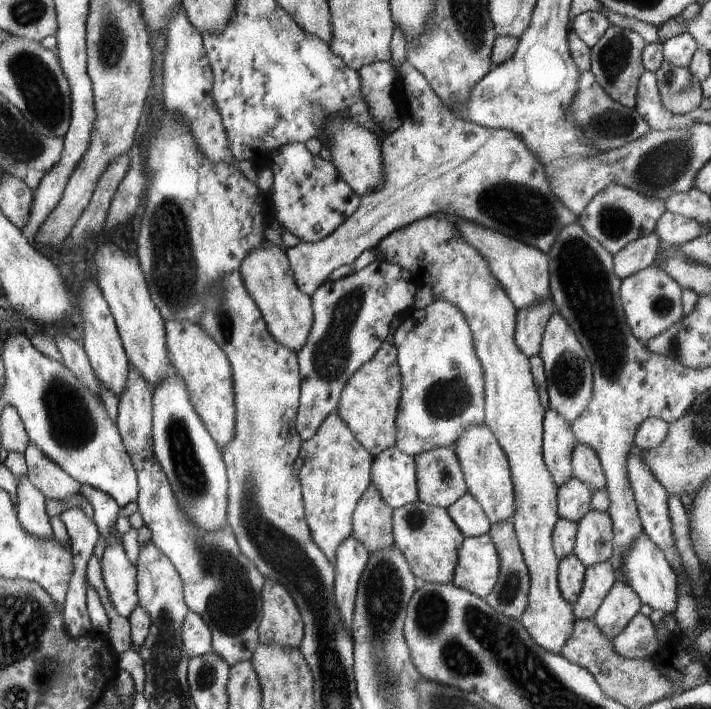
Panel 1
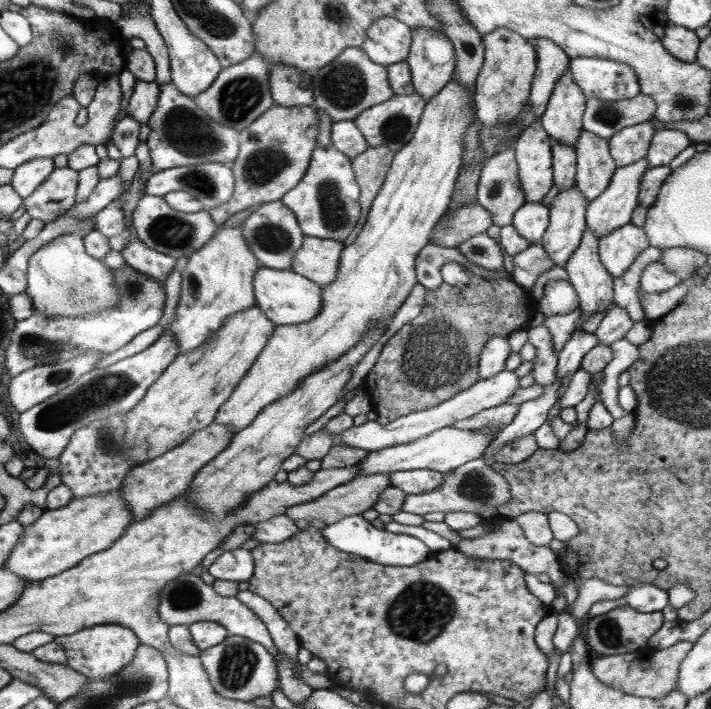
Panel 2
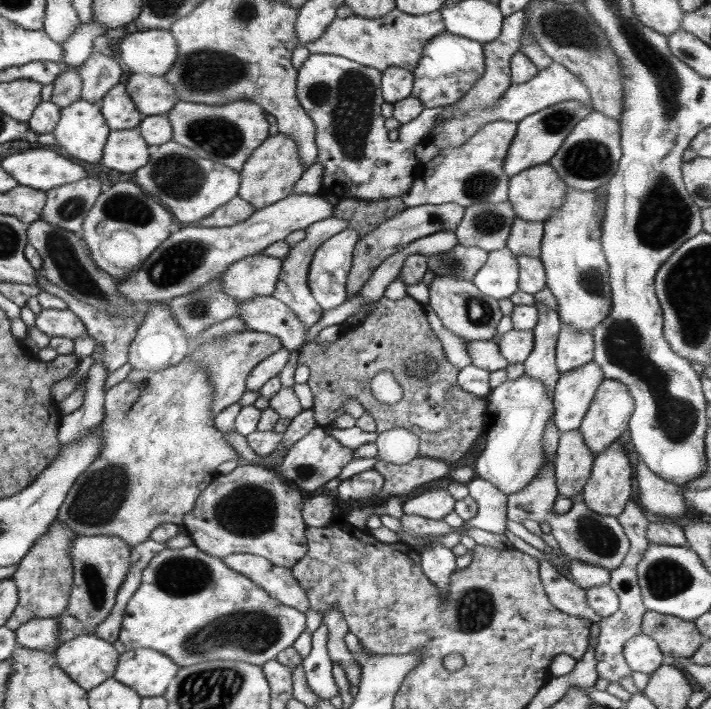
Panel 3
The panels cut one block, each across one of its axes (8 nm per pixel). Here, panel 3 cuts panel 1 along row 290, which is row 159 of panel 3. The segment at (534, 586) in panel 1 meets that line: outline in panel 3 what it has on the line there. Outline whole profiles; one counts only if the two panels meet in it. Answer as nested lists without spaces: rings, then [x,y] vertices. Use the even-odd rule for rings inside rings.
[[[495,120],[481,126],[481,129],[477,130],[477,133],[473,134],[472,138],[469,138],[464,144],[443,148],[439,155],[428,163],[419,164],[418,173],[415,175],[412,186],[400,199],[406,207],[455,203],[466,208],[478,203],[496,204],[504,202],[504,200],[508,201],[509,176],[505,173],[503,164],[516,133],[517,122]]]

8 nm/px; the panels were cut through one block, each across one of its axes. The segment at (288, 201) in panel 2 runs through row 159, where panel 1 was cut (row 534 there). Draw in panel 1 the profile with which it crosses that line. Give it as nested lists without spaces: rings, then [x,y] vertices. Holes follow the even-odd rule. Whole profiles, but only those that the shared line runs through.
[[[334,411],[328,414],[310,440],[302,442],[298,458],[304,462],[299,479],[310,536],[326,554],[326,560],[334,566],[338,546],[353,534],[352,515],[370,484],[374,457],[356,440],[348,424],[344,424],[344,420],[340,420]]]

